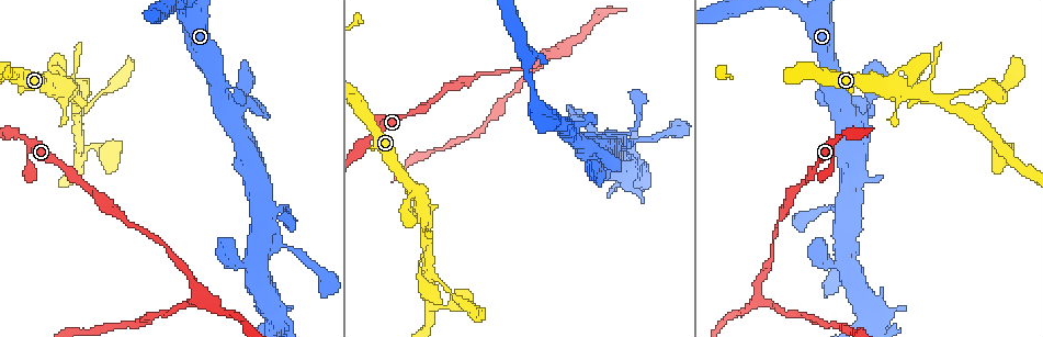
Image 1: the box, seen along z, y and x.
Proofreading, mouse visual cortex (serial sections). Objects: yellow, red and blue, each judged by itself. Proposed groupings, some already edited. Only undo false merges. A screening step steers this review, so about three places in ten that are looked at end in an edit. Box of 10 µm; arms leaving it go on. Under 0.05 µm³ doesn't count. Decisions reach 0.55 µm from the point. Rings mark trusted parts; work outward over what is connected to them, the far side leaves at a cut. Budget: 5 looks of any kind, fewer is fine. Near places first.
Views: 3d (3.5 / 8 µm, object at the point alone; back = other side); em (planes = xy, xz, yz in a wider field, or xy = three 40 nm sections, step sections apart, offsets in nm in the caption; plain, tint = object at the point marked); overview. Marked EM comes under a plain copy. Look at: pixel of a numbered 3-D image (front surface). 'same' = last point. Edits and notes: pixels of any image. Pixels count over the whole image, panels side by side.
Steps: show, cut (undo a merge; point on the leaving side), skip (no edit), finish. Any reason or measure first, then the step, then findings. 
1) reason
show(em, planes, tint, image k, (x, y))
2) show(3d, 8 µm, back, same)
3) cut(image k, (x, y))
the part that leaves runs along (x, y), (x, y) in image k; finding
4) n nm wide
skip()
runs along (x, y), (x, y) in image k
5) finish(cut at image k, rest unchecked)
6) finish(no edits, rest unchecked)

show(3d, 3.5 µm, image 1, (759, 297))

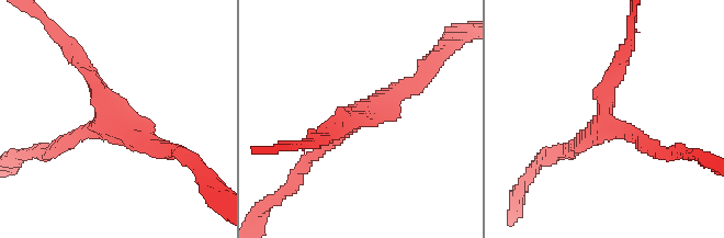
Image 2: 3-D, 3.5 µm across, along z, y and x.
3 arms; arms of 150, 200, 250 nm
show(em, xy, step 5, tint, image 2, (351, 116))

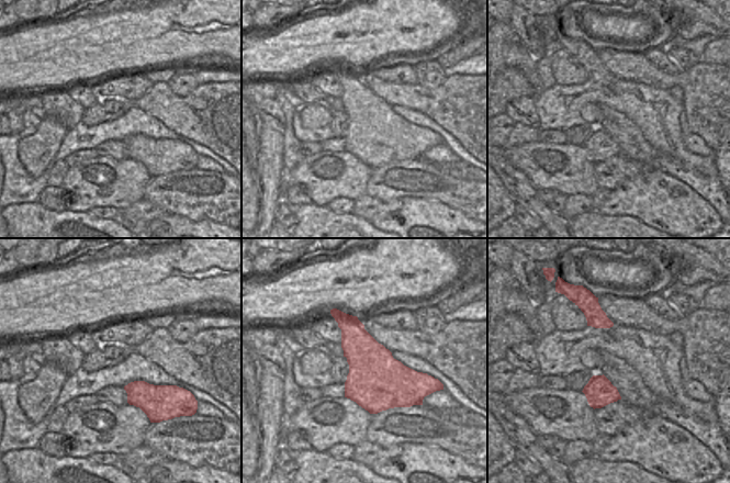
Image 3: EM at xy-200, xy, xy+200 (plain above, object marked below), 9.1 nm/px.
skip()
all the same cell

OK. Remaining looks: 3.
four or more arms meet
show(3d, 3.5 µm, back, image 1, (242, 120))

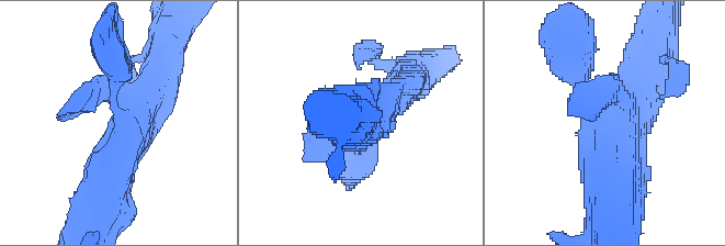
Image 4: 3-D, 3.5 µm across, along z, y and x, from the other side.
now the EM
show(em, xy, step 3, tint, image 4, (120, 125))

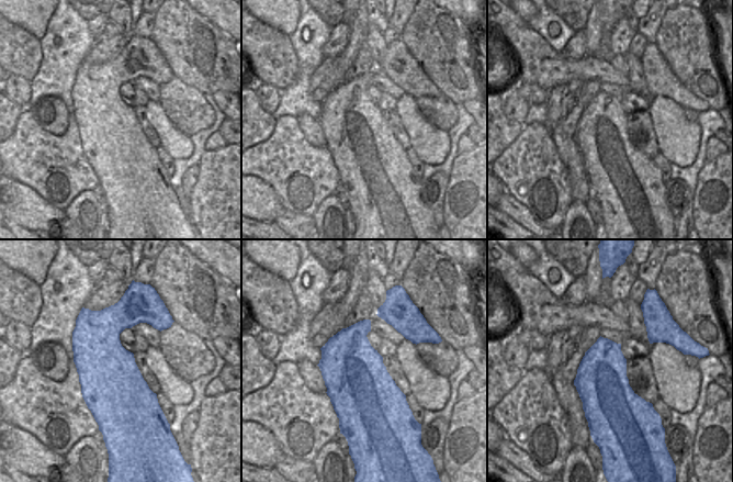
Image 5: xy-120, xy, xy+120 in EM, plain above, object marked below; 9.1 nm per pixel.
skip()
continuous, no second cell

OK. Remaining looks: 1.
finish(no edits, rest unchecked)

